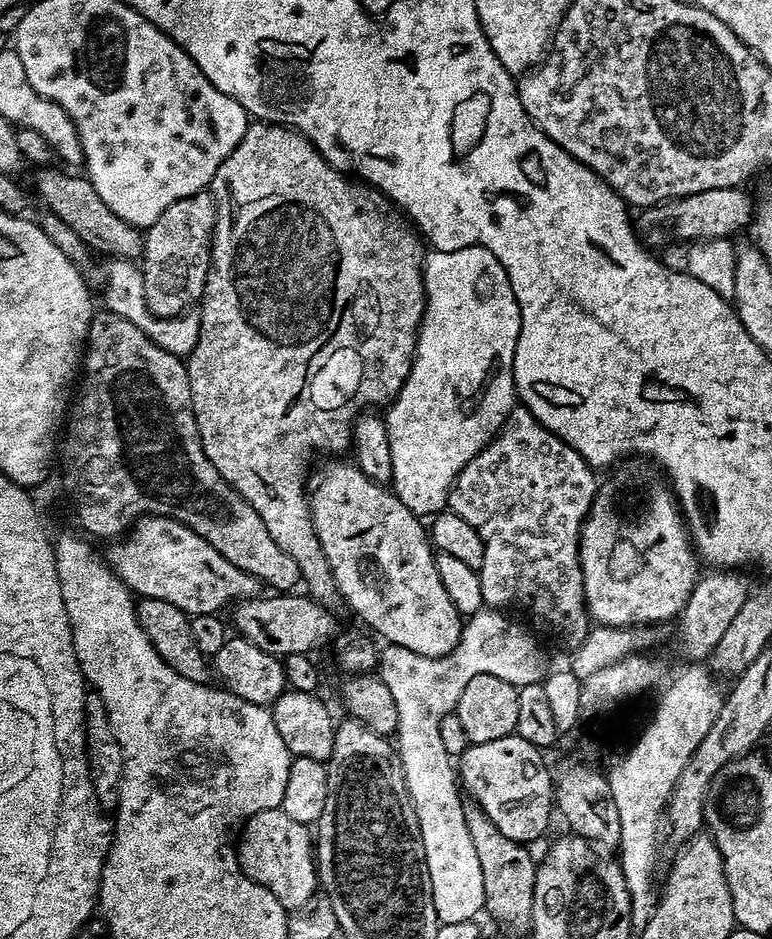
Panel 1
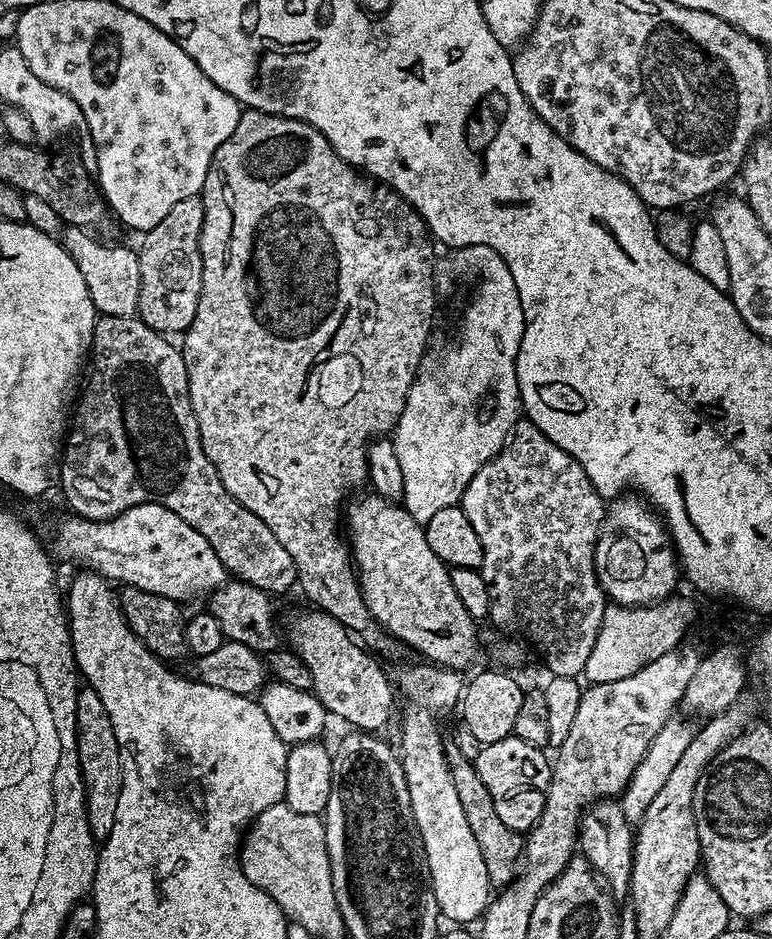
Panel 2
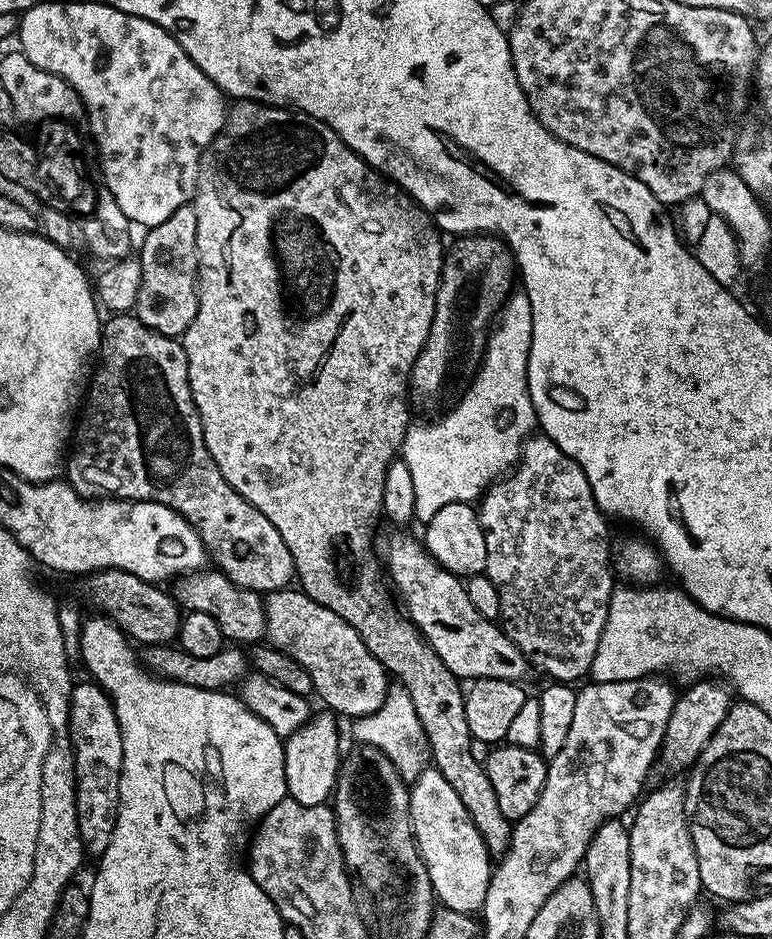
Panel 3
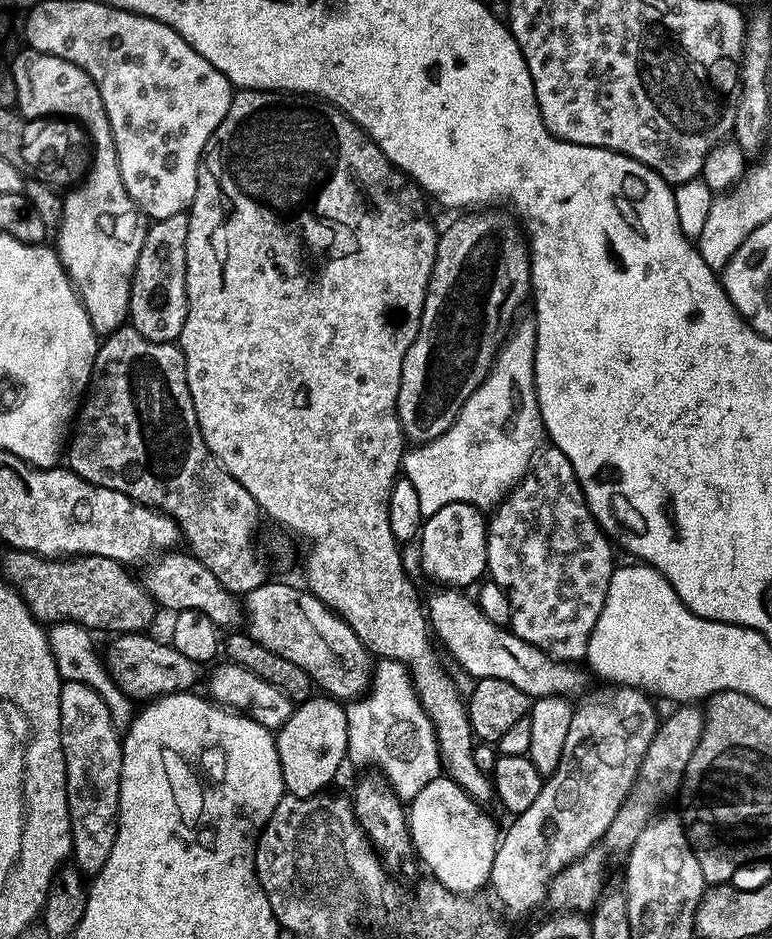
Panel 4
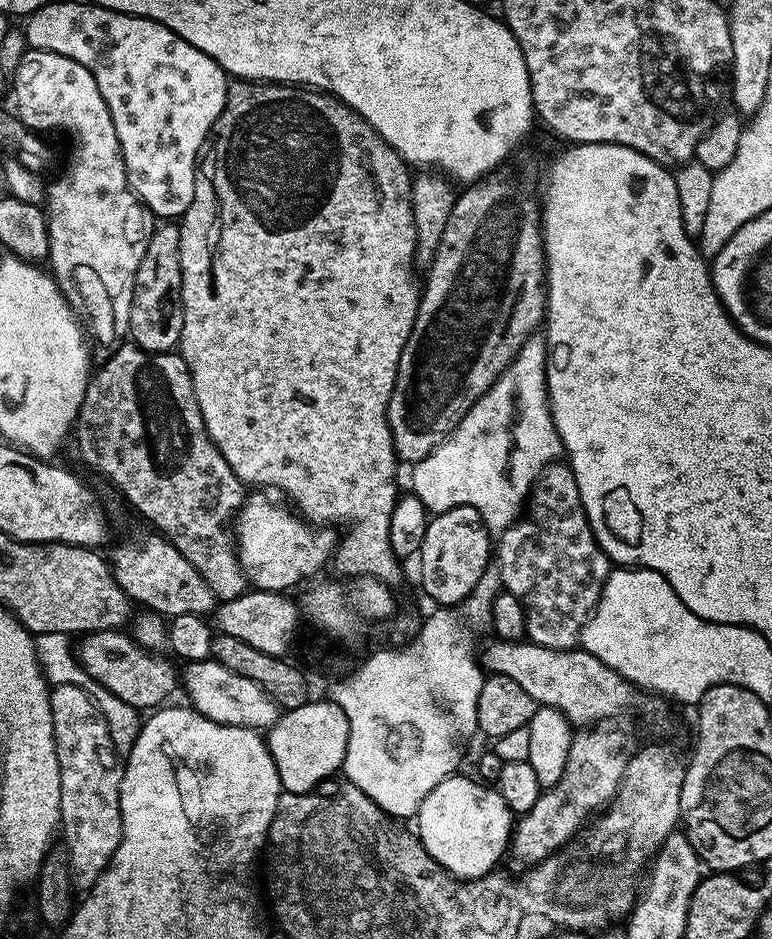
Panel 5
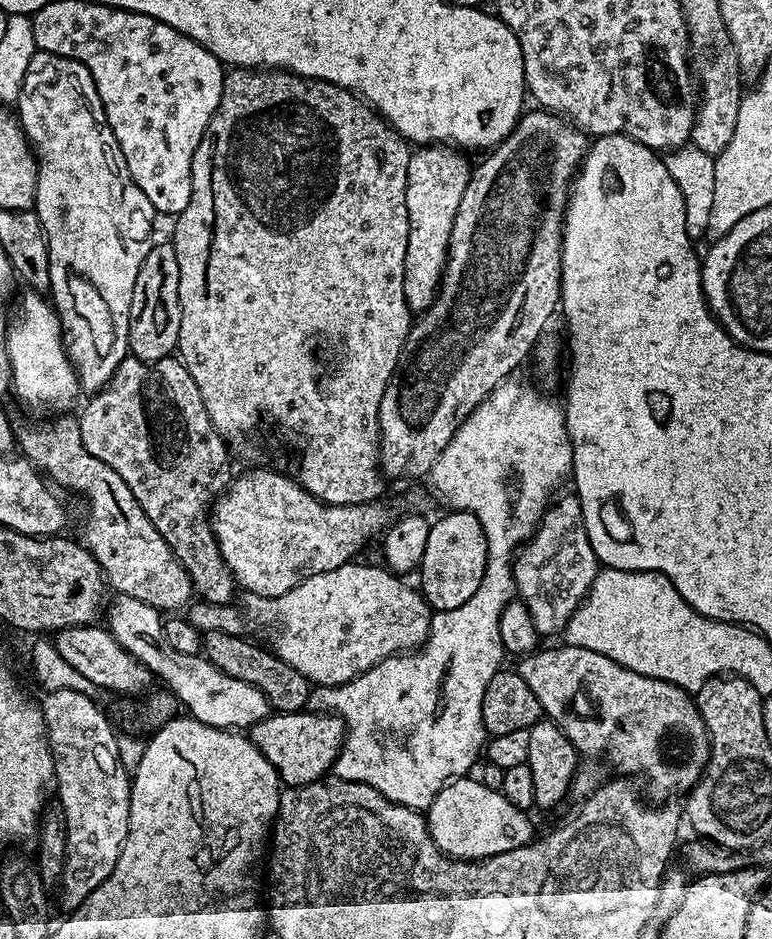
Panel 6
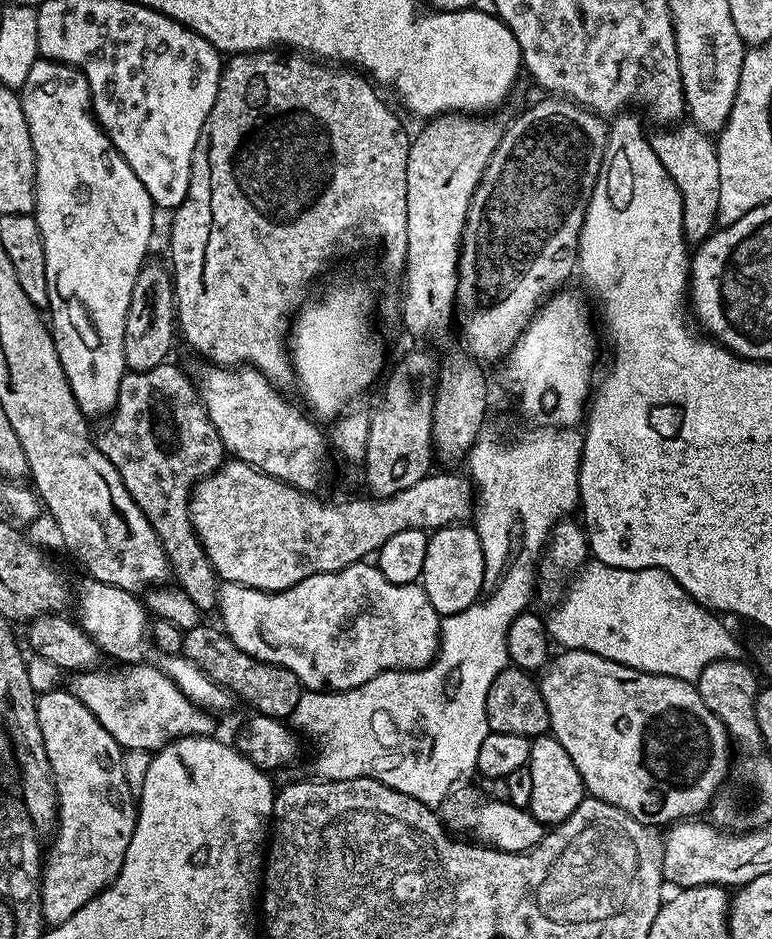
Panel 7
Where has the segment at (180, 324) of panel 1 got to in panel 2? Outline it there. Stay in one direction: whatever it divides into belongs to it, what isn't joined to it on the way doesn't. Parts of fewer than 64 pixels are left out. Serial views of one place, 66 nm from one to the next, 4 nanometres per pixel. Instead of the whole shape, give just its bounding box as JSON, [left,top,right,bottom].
[62,224,140,316]

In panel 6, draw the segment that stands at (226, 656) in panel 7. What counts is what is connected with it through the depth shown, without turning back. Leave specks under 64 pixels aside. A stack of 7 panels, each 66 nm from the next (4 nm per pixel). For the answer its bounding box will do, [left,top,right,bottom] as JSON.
[202,632,310,713]

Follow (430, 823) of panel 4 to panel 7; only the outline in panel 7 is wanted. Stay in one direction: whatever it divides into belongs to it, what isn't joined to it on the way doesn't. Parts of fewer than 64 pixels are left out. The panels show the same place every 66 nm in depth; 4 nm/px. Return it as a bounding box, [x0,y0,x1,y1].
[438,786,545,852]

